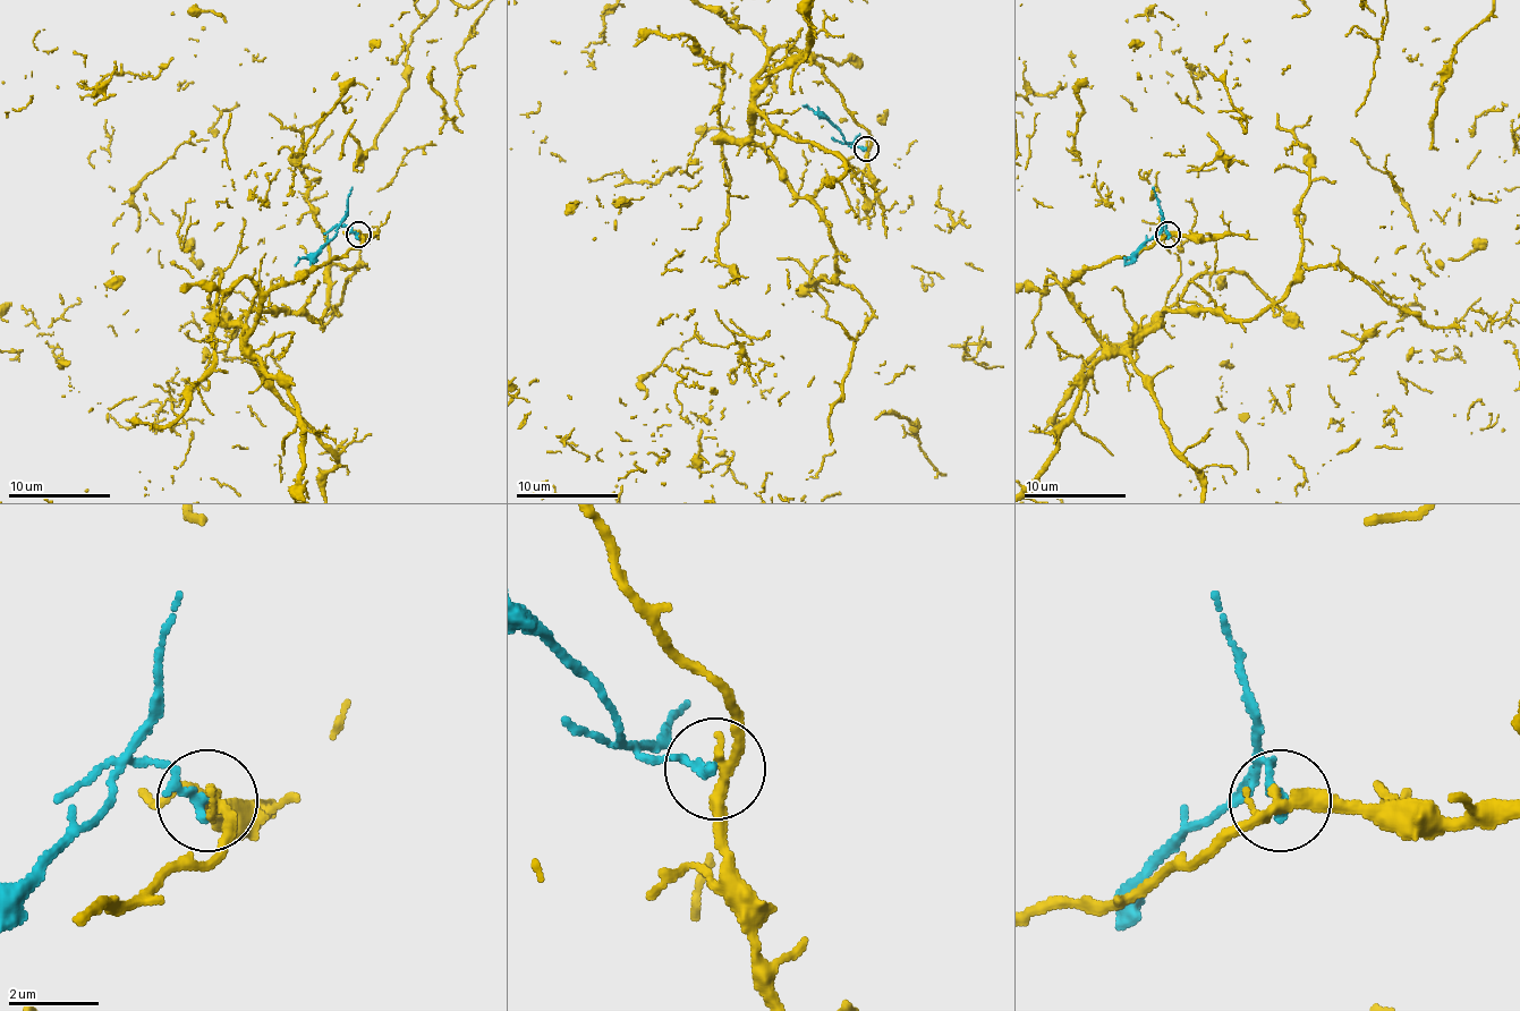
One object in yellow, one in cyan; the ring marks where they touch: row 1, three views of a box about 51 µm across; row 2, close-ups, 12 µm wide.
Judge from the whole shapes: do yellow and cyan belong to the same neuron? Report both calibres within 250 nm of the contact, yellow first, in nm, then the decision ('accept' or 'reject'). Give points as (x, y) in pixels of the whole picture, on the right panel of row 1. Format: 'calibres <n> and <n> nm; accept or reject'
calibres 280 and 190 nm; reject

